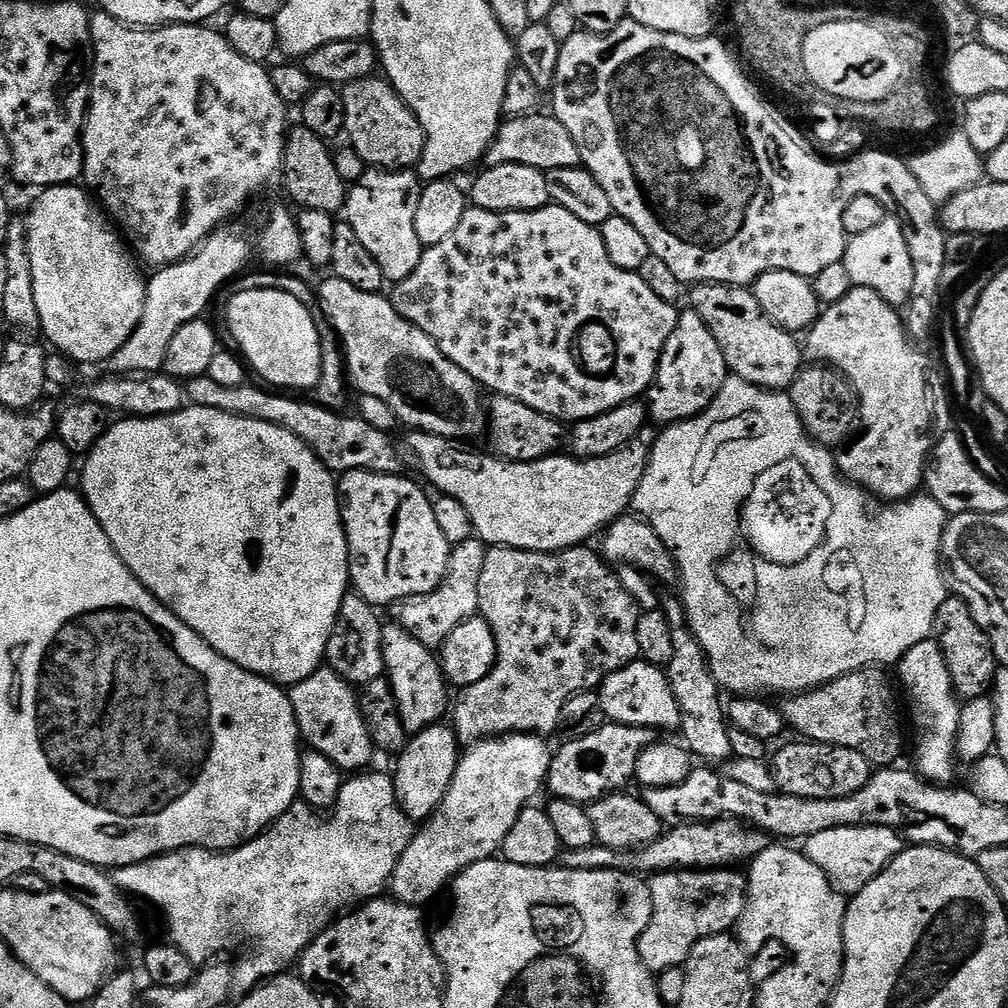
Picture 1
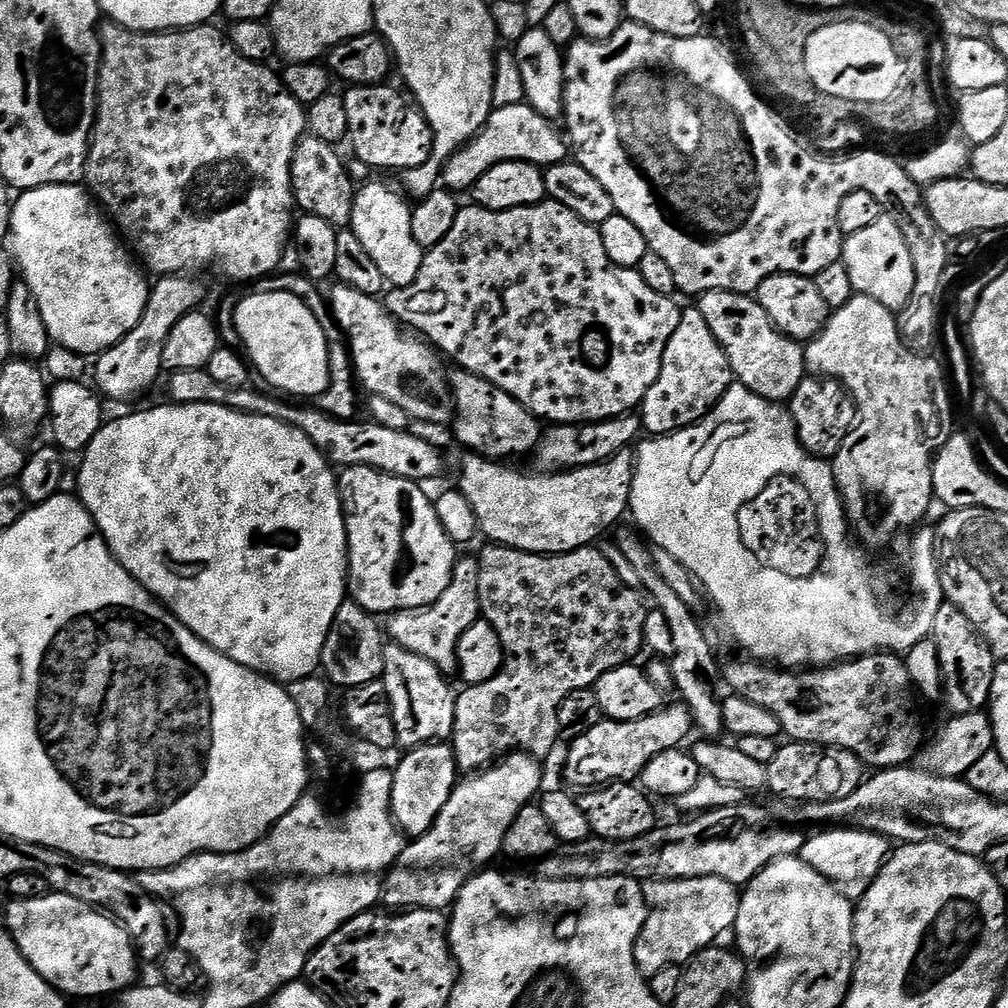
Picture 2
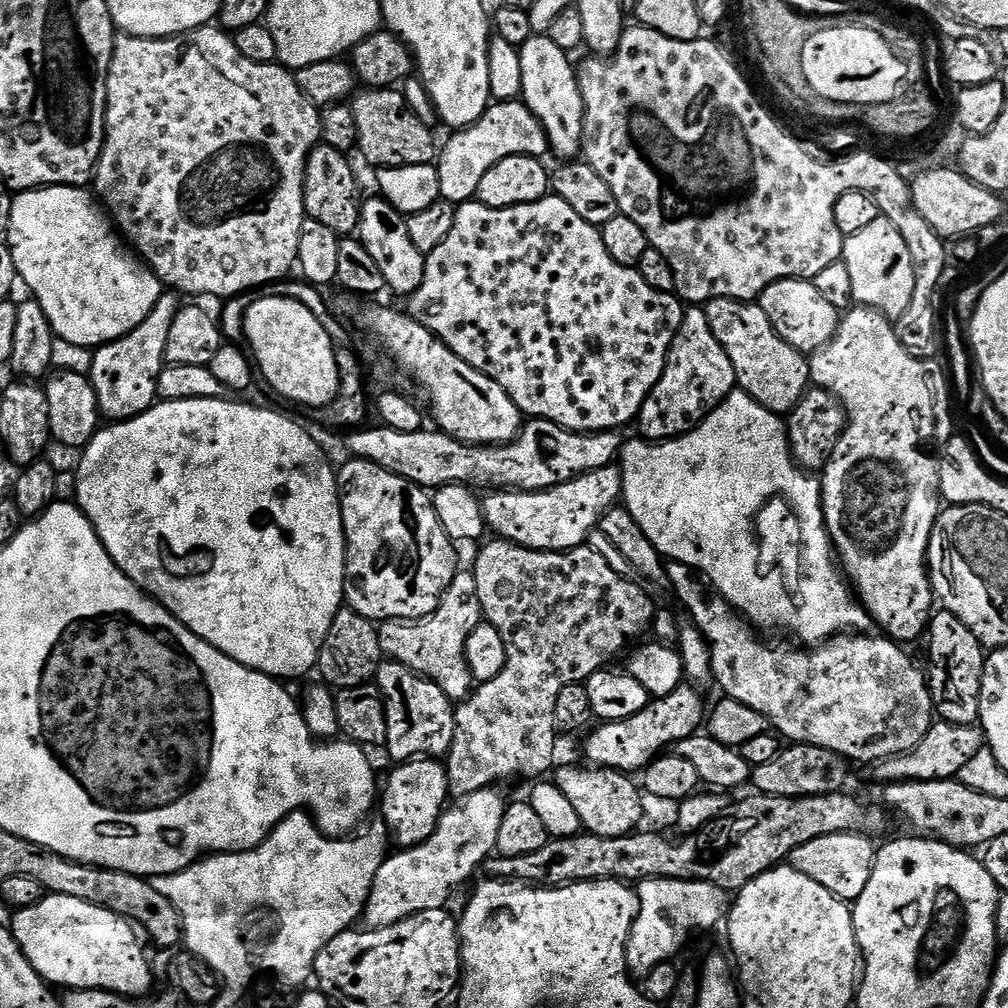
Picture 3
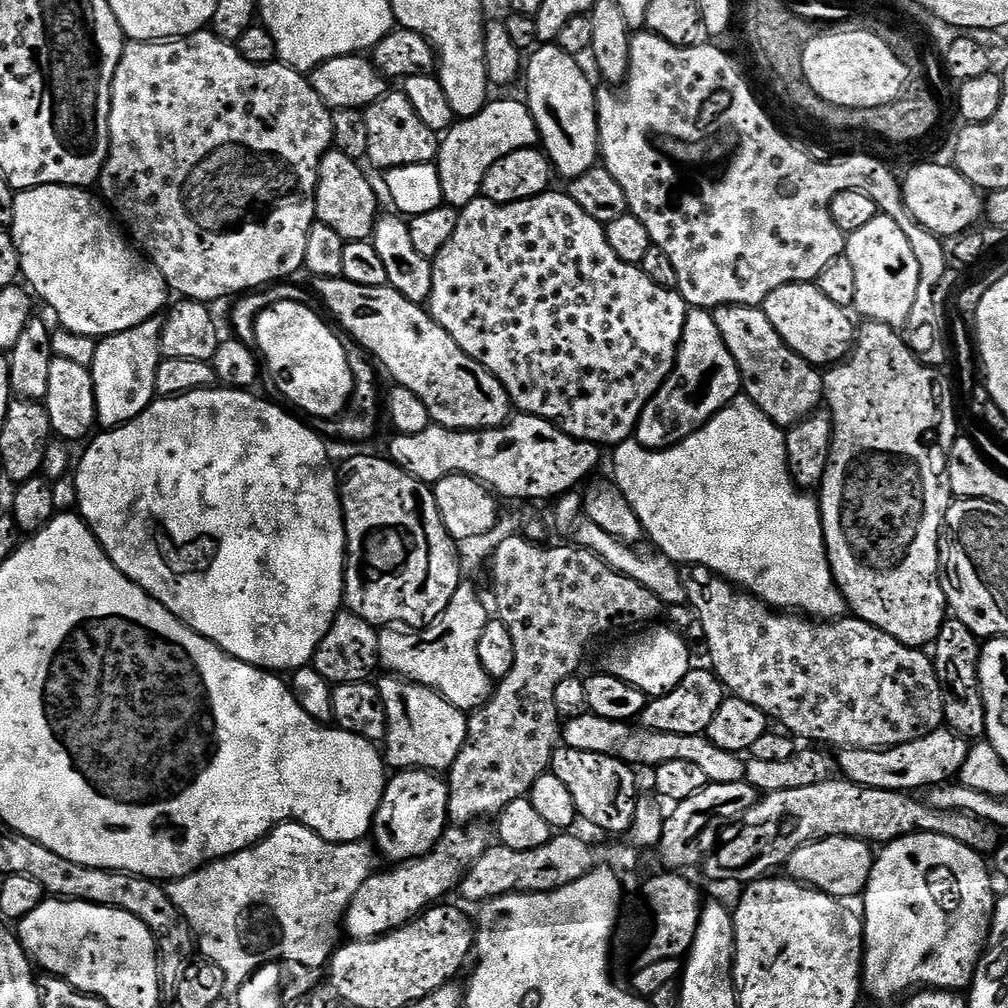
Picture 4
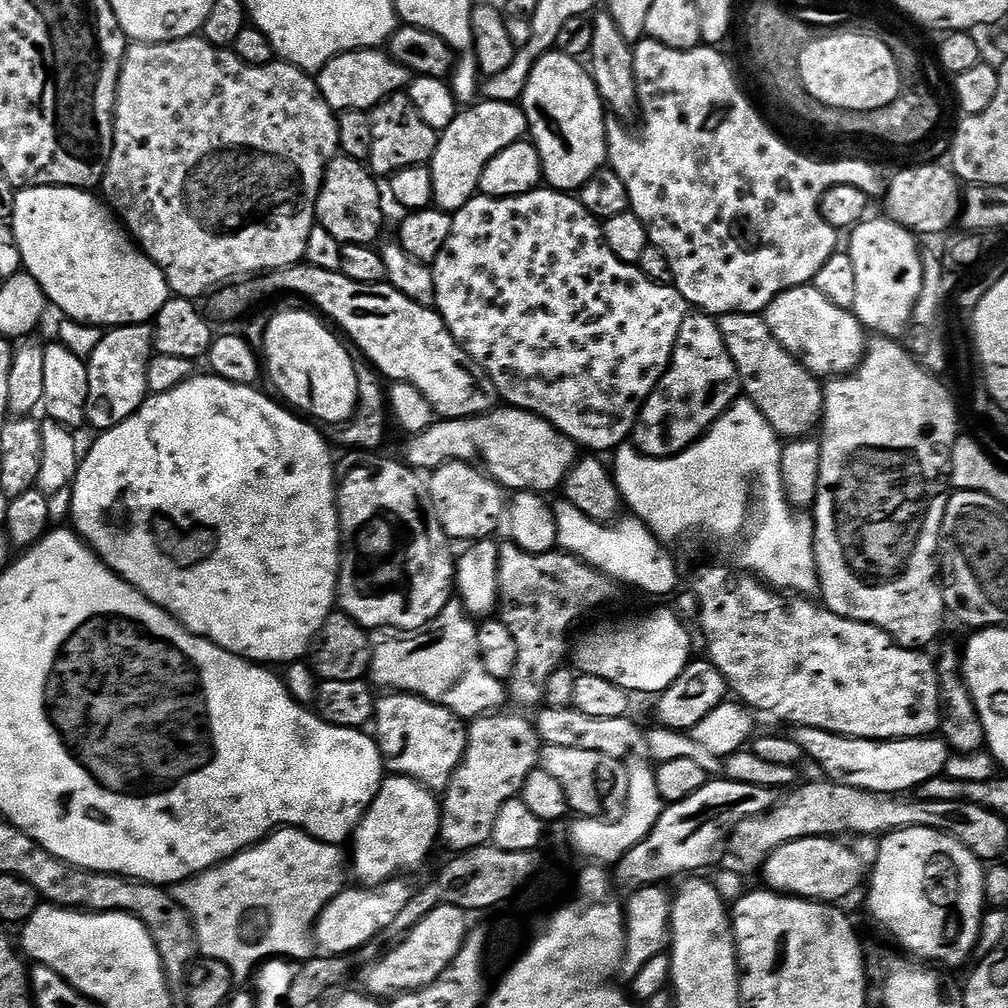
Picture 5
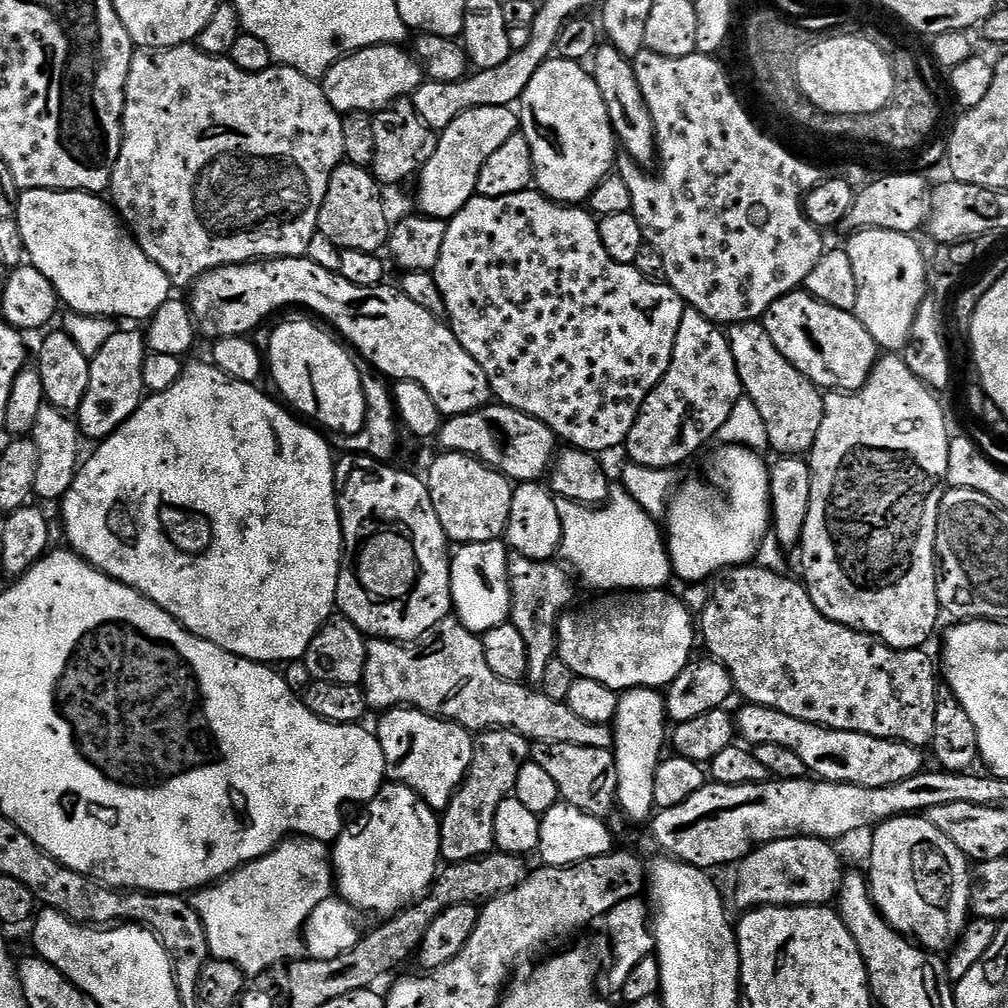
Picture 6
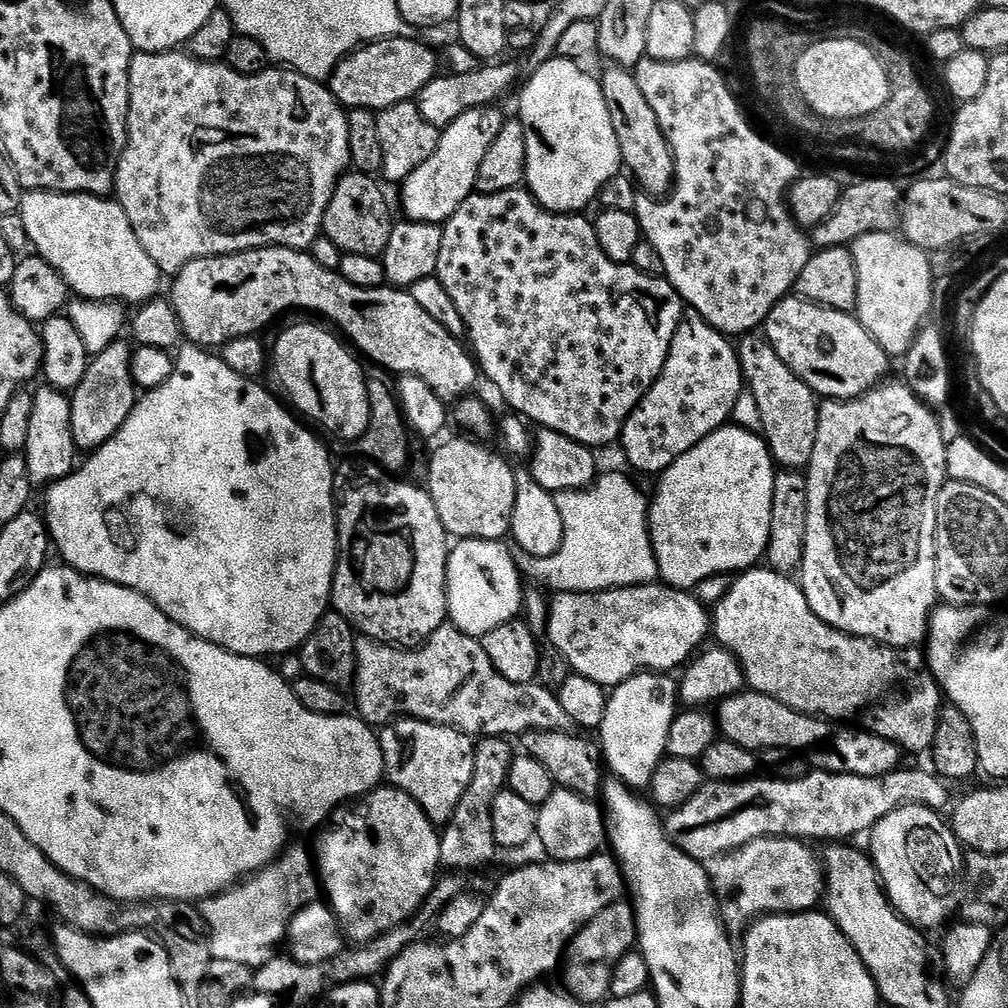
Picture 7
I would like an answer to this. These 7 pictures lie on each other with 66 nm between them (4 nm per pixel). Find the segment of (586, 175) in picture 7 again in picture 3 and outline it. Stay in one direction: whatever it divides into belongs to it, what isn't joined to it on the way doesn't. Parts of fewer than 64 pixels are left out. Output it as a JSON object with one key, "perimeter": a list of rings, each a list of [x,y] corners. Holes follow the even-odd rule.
{"perimeter":[[[533,34],[525,44],[519,45],[522,62],[522,100],[528,109],[538,118],[548,136],[548,146],[553,153],[564,156],[560,158],[576,158],[581,155],[584,146],[584,103],[580,93],[580,83],[576,81],[577,69],[572,68],[573,57],[563,52],[547,34]]]}

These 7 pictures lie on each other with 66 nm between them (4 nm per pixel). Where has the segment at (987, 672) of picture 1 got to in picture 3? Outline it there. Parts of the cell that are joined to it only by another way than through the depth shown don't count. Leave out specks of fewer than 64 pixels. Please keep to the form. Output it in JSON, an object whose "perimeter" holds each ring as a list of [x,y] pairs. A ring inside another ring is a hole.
{"perimeter":[[[943,610],[933,615],[926,629],[927,640],[928,652],[932,655],[930,687],[935,715],[941,720],[949,720],[951,724],[976,724],[980,719],[980,695],[984,681],[984,645],[974,638],[966,622]]]}

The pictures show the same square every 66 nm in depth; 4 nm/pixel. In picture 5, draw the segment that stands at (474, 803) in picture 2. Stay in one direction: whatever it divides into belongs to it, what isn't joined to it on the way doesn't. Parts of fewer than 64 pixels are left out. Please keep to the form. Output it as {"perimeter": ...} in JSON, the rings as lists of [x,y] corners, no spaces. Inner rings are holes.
{"perimeter":[[[397,878],[389,880],[387,884],[373,890],[368,886],[352,888],[345,887],[326,907],[316,922],[314,940],[321,953],[332,958],[344,958],[355,950],[363,949],[364,945],[373,943],[377,938],[383,937],[394,918],[406,910],[406,906],[412,900],[414,888],[407,884],[407,879]]]}

